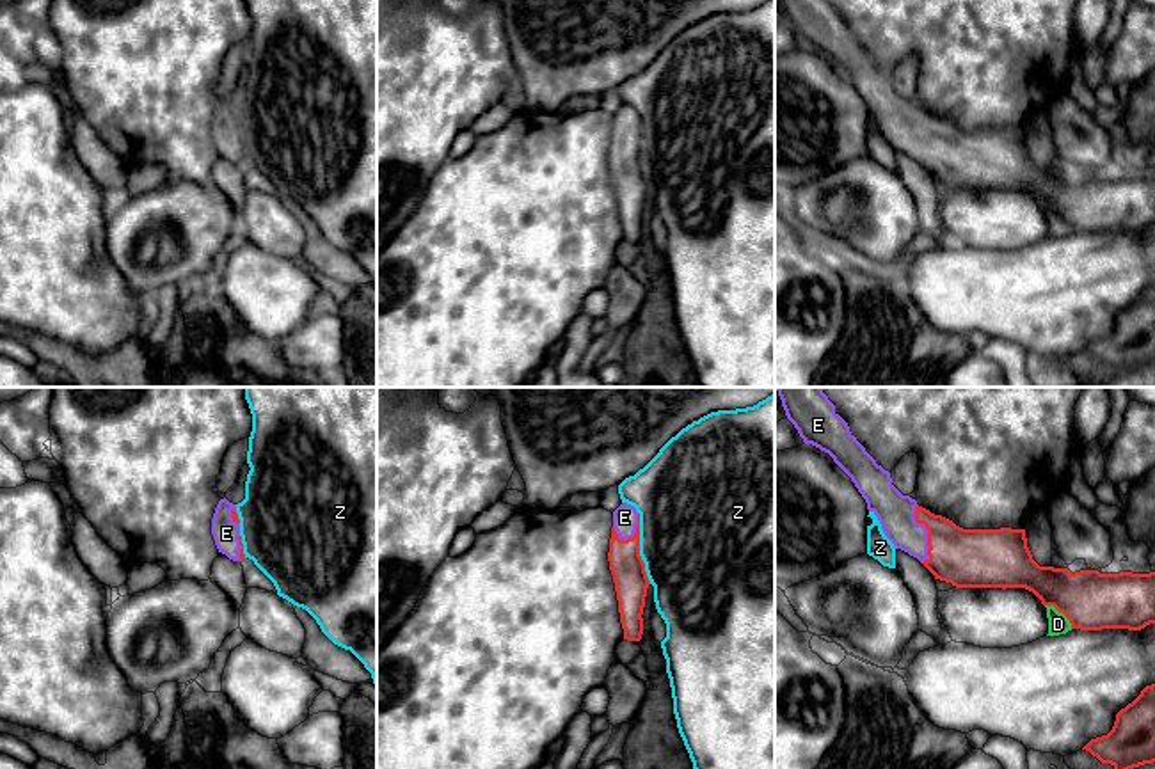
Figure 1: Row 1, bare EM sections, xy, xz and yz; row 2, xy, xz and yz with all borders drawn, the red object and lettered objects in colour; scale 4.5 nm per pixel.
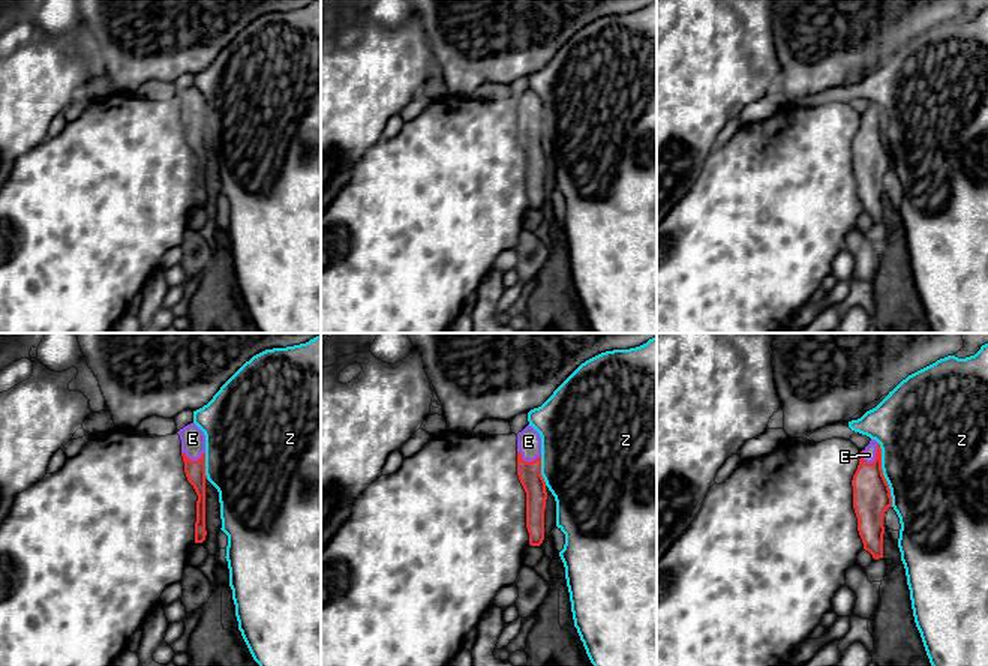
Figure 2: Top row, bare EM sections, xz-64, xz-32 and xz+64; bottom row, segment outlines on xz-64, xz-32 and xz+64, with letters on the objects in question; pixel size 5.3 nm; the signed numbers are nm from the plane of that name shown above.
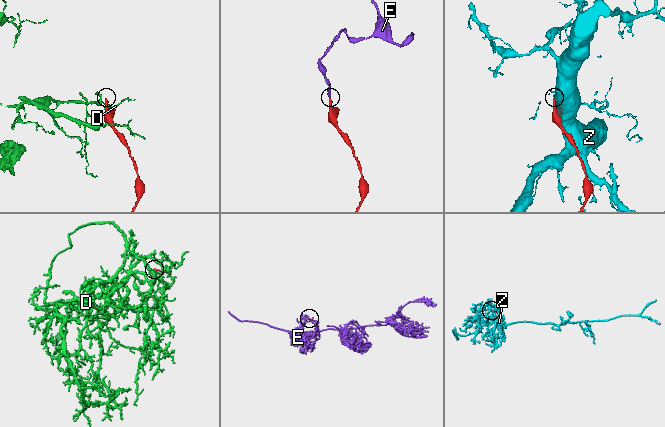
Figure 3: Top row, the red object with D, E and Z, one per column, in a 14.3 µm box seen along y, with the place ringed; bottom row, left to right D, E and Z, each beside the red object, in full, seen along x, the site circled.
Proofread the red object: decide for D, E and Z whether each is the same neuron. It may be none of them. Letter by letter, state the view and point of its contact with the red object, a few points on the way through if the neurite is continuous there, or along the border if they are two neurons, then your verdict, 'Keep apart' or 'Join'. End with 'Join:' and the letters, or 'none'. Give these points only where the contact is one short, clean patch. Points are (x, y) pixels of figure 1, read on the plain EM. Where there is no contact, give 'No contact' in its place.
D: Touches red at yz (1061, 214). Keep apart
E: Touches red at yz (928, 134). Path across: yz (967, 160), (949, 155), (928, 134), (914, 132), (896, 114). Join
Z: Touches red at xz (638, 150). Keep apart
Join: E

